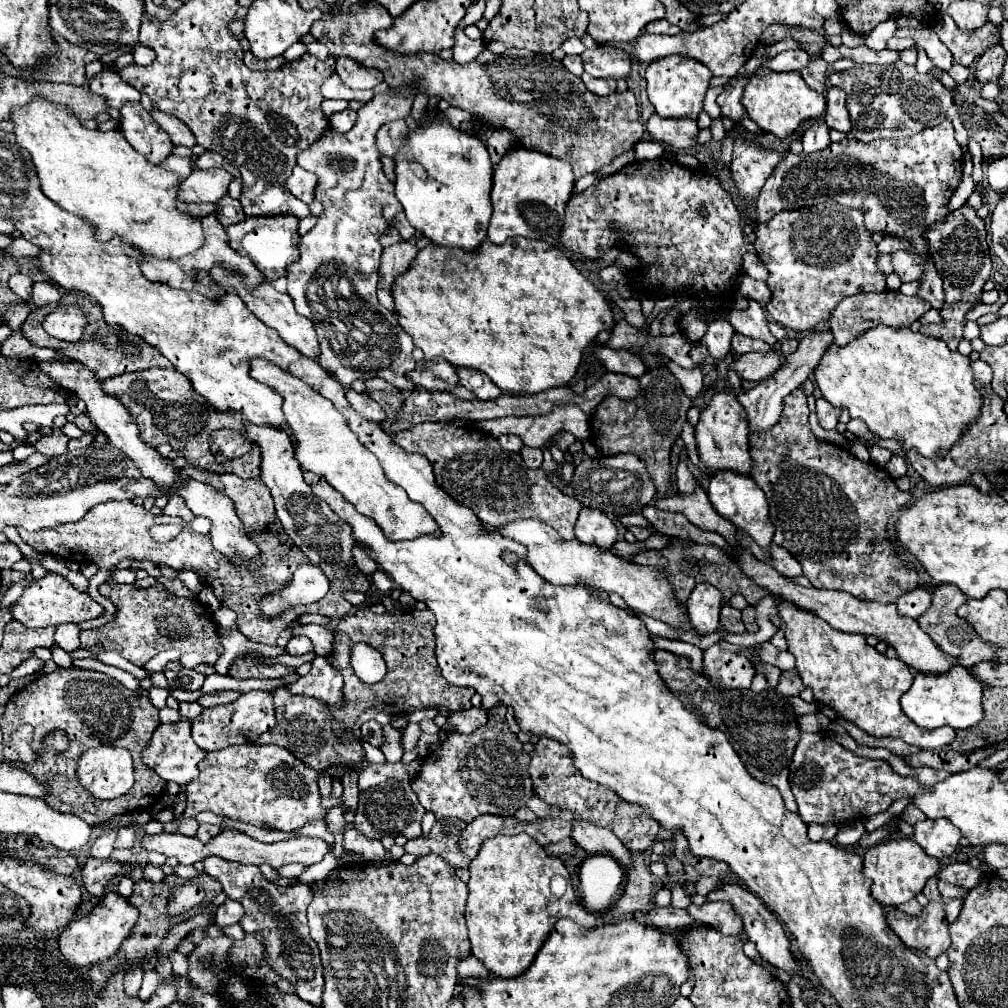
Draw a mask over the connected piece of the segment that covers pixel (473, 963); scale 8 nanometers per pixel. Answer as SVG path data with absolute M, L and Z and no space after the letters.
M468 957L458 965L458 985L464 977L488 977L488 969L476 959L476 957Z

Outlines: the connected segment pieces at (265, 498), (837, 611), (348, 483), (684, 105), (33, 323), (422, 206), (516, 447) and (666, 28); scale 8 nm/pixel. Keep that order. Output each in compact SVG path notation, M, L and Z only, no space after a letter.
M196 467L182 469L184 477L192 477L200 483L212 485L226 493L236 509L236 515L246 527L266 527L274 521L274 501L268 487L260 479L242 479L238 475L222 473L214 475Z
M740 549L740 555L734 555L734 557L736 557L736 561L740 561L740 569L744 569L744 573L748 573L748 577L752 577L760 587L768 589L774 597L788 599L794 605L816 613L818 617L822 617L826 623L830 623L838 631L876 635L878 639L888 641L896 649L898 659L902 659L908 667L912 667L916 671L924 671L924 673L942 673L944 671L946 673L952 665L956 665L956 659L950 659L944 651L936 649L936 643L918 627L916 619L900 617L894 603L886 605L886 603L876 603L876 601L862 601L862 599L852 597L846 591L828 591L828 589L816 589L816 587L806 589L806 587L792 583L790 579L780 575L776 569L758 561L752 553L748 553L744 549Z
M262 357L250 361L250 375L256 381L276 389L278 395L282 395L282 411L286 413L286 425L294 431L296 437L294 455L304 471L322 475L330 487L334 487L348 503L356 507L358 513L374 519L390 541L416 539L426 533L440 537L440 527L432 519L432 515L420 503L410 501L400 485L384 477L382 465L376 455L370 453L358 441L354 431L348 427L348 421L344 419L344 415L340 415L332 401L324 399L302 379L294 377L292 373L280 369L278 365Z
M670 55L656 63L650 63L644 77L648 83L646 87L648 99L660 117L690 117L694 121L698 119L698 113L702 111L702 101L710 87L710 77L712 77L706 65L702 65L696 59Z
M32 311L28 315L28 319L22 325L22 331L32 343L36 343L40 347L64 351L72 361L78 361L86 369L92 369L100 377L100 381L114 377L114 375L122 375L122 373L130 373L130 371L142 371L142 369L150 369L150 367L174 367L162 353L156 353L156 349L152 349L150 345L144 345L144 341L140 341L140 337L132 337L130 333L108 329L108 325L104 325L102 319L90 321L90 341L78 341L78 343L64 343L64 341L50 337L42 329L42 321L36 315L36 311Z
M426 111L422 119L416 121L416 129L406 133L404 145L394 155L394 187L396 199L402 203L410 225L438 245L460 247L474 251L484 239L490 223L490 189L492 189L492 161L486 143L474 135L454 129L448 119L440 117L440 111Z
M502 435L498 441L508 451L520 451L520 445L522 445L522 439L518 435Z
M658 19L658 21L652 21L646 25L646 31L648 33L660 33L660 35L678 35L680 29L672 23L668 23L666 19Z

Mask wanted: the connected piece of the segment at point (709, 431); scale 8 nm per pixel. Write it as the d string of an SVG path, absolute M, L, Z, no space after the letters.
M718 391L712 397L708 407L700 413L700 421L696 425L696 443L700 461L706 463L712 469L712 473L716 469L732 469L742 475L750 473L752 459L748 449L748 419L736 395L732 395L730 391Z

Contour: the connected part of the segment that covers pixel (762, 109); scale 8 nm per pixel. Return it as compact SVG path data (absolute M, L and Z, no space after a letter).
M760 69L754 77L748 79L748 85L744 87L744 95L740 101L748 113L748 117L766 133L772 133L780 139L786 139L796 133L802 121L810 117L820 117L826 111L826 97L812 93L808 85L804 85L804 79L798 71L790 73L776 73L768 69Z

